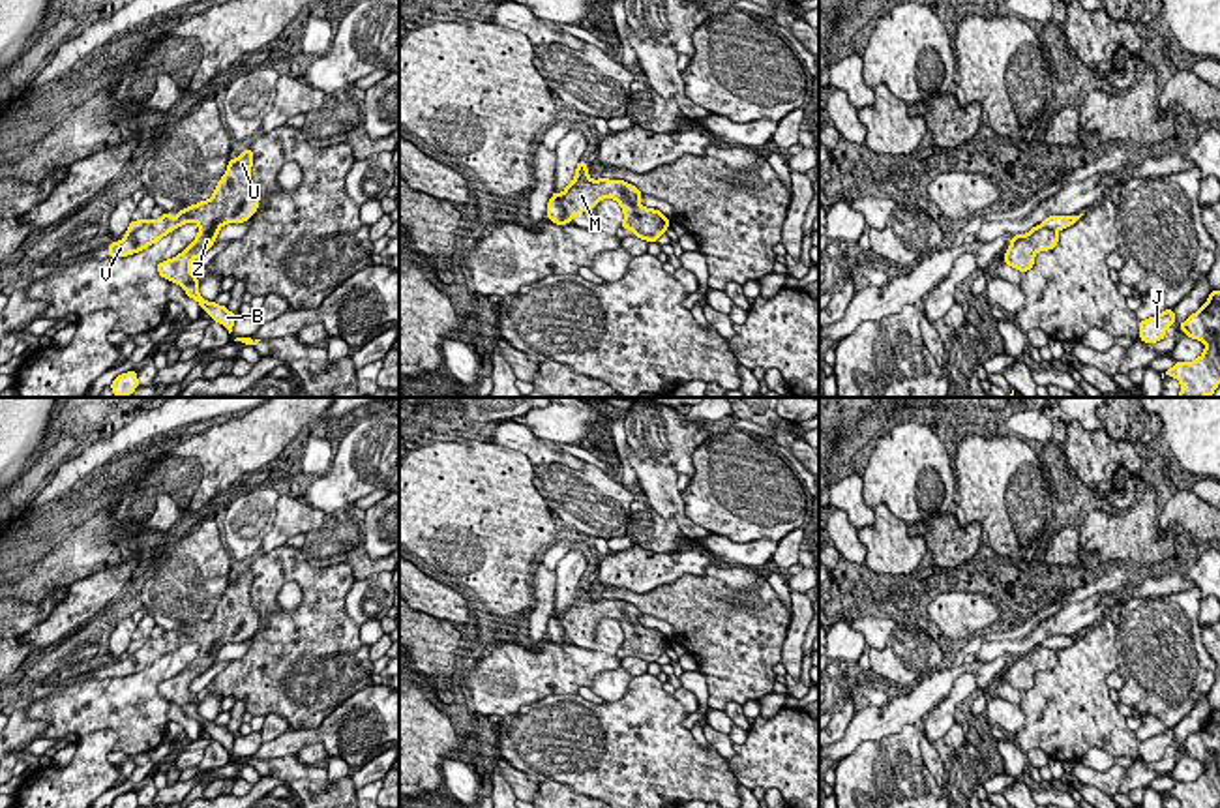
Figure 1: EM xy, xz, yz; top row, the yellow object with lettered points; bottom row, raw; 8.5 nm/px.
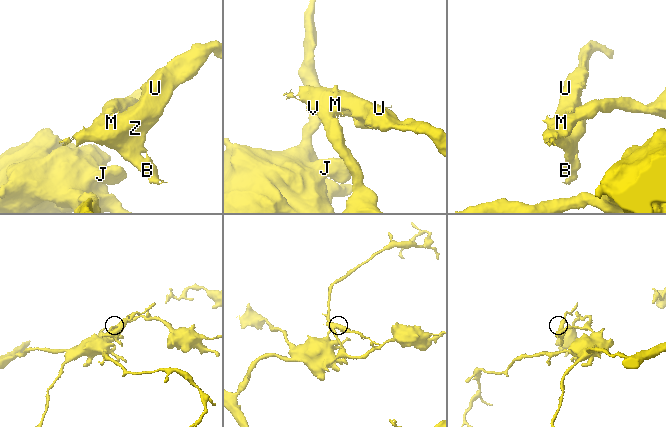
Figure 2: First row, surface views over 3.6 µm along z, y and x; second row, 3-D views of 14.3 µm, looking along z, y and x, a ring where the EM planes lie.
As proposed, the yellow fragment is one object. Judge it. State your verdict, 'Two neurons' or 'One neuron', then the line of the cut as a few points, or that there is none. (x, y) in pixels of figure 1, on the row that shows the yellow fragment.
Two neurons. Split along xz (553, 195), (570, 220)

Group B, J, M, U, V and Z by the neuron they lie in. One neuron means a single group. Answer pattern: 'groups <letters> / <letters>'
groups B M U V Z / J

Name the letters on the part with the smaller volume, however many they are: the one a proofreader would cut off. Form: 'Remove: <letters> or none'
Remove: B, M, U, V, Z

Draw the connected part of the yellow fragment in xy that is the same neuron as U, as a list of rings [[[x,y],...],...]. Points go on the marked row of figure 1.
[[[247,148],[236,159],[229,159],[227,172],[208,201],[187,206],[174,217],[167,212],[159,219],[150,217],[131,236],[124,236],[120,242],[109,242],[111,257],[127,257],[152,246],[184,223],[197,223],[197,238],[180,255],[159,262],[157,272],[161,277],[184,287],[186,294],[197,300],[212,321],[221,322],[229,334],[232,332],[236,315],[227,306],[217,306],[214,300],[206,302],[199,294],[197,274],[189,270],[189,264],[214,246],[223,225],[244,223],[257,212],[259,191],[251,184],[251,165],[253,152]]]

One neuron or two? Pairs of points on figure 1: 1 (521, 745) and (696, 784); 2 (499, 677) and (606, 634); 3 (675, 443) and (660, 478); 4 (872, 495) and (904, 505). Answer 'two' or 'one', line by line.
1: one
2: one
3: two
4: one

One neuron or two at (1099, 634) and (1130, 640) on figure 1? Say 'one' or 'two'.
two

